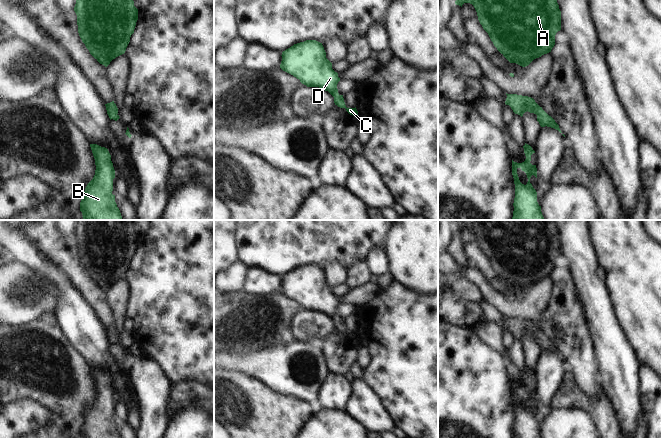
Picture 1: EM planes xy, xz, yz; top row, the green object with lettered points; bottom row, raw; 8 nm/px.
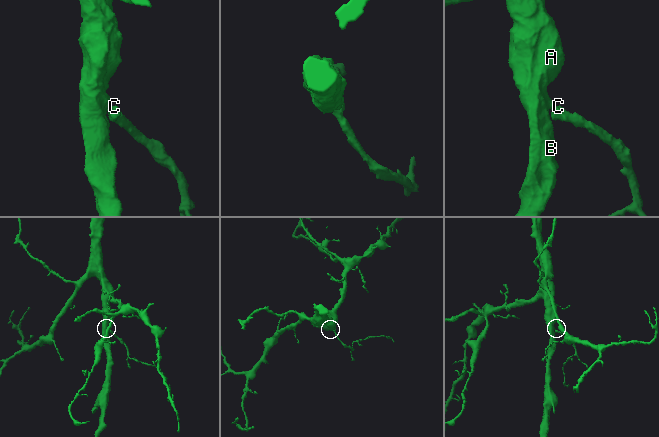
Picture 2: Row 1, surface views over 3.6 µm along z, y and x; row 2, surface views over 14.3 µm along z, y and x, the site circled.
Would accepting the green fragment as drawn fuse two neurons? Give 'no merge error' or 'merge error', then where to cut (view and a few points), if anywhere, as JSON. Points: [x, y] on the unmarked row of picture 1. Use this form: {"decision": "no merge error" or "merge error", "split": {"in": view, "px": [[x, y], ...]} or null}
{"decision": "no merge error", "split": null}

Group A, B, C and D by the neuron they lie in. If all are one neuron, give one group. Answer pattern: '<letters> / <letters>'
A B C D

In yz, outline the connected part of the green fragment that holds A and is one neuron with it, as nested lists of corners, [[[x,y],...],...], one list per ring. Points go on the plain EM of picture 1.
[[[457,220],[455,228],[462,231],[464,227],[474,230],[480,248],[497,274],[510,287],[516,287],[522,291],[551,276],[555,269],[555,259],[561,254],[561,235],[555,220]]]

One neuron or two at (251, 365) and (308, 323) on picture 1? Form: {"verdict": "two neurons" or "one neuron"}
{"verdict": "two neurons"}

